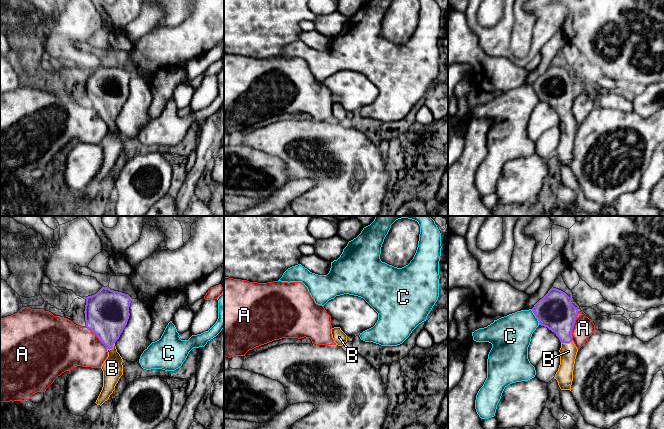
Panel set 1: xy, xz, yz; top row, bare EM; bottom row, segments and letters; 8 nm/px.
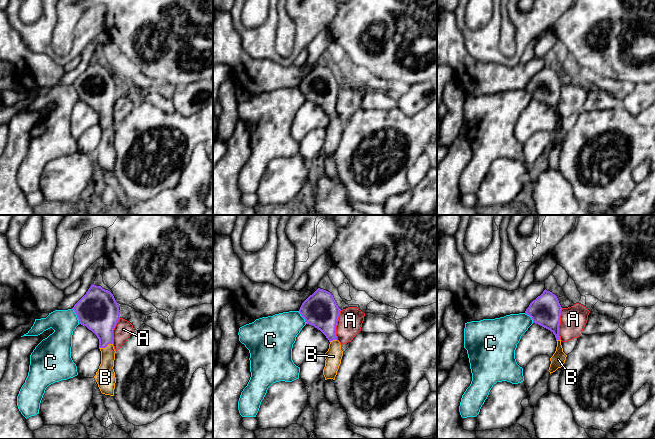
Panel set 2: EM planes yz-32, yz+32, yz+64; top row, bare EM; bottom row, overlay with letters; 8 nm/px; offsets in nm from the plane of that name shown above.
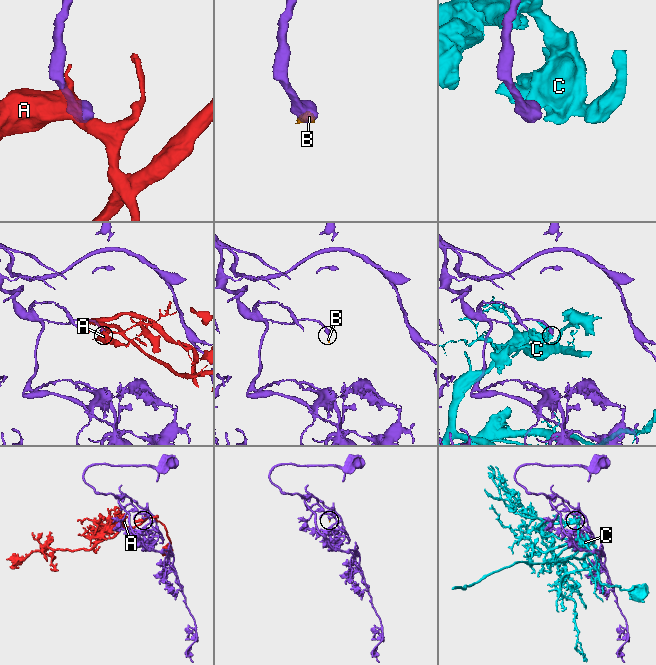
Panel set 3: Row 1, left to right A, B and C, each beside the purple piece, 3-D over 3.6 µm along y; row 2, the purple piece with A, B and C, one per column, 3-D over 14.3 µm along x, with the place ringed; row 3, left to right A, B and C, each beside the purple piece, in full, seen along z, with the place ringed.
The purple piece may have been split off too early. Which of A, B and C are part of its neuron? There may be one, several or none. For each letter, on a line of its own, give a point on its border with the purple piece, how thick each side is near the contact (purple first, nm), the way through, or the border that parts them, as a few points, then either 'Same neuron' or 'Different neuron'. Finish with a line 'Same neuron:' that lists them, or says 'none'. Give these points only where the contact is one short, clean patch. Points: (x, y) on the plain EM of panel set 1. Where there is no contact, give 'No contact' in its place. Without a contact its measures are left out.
A: Touches purple at yz (573, 101). Thickness 300 nm (purple) against 160 nm. Boundary: yz (578, 88), (572, 105), (572, 116). Different neuron
B: Touches purple at yz (566, 118). Thickness 280 nm (purple) against 140 nm. Path across: yz (557, 89), (560, 93), (566, 118), (568, 127). Same neuron
C: Touches purple at yz (536, 93). Thickness 300 nm (purple) against 320 nm. Different neuron
Same neuron: B

